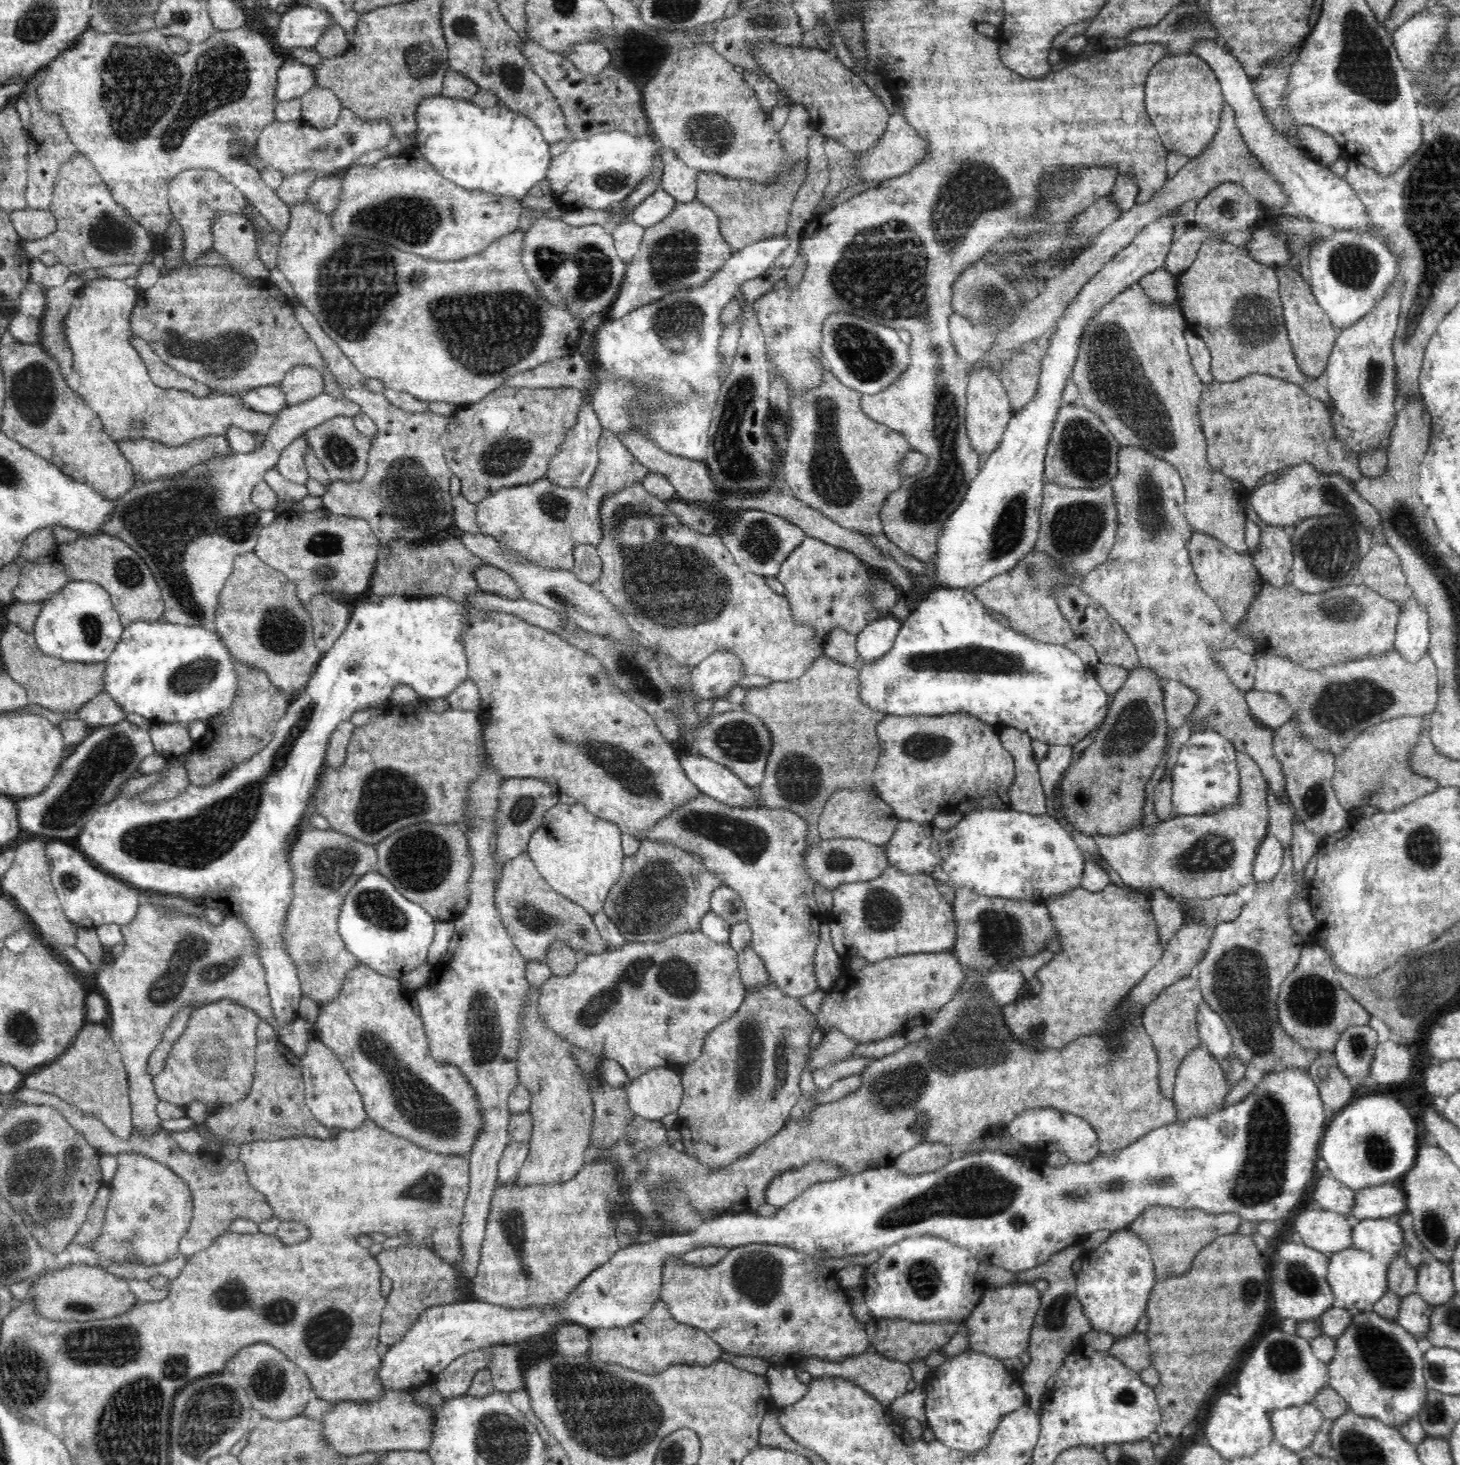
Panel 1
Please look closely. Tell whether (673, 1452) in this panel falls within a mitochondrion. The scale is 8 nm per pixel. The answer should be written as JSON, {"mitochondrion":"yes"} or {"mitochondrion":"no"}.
{"mitochondrion":"yes"}

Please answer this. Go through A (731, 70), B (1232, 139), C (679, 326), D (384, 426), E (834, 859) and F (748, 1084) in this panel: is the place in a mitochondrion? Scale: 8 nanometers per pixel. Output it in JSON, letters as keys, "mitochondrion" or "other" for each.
{"A":"other","B":"other","C":"mitochondrion","D":"other","E":"mitochondrion","F":"mitochondrion"}

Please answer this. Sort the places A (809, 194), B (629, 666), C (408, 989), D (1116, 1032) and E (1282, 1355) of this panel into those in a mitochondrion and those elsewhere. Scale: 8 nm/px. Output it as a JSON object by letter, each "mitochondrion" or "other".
{"A":"other","B":"mitochondrion","C":"other","D":"other","E":"mitochondrion"}

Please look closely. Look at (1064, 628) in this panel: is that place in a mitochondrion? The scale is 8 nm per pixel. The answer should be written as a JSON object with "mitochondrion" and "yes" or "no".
{"mitochondrion":"no"}

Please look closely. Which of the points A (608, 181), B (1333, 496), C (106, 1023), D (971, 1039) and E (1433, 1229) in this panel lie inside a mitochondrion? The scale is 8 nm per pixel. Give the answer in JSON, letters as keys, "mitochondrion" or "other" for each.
{"A":"mitochondrion","B":"mitochondrion","C":"other","D":"mitochondrion","E":"mitochondrion"}

